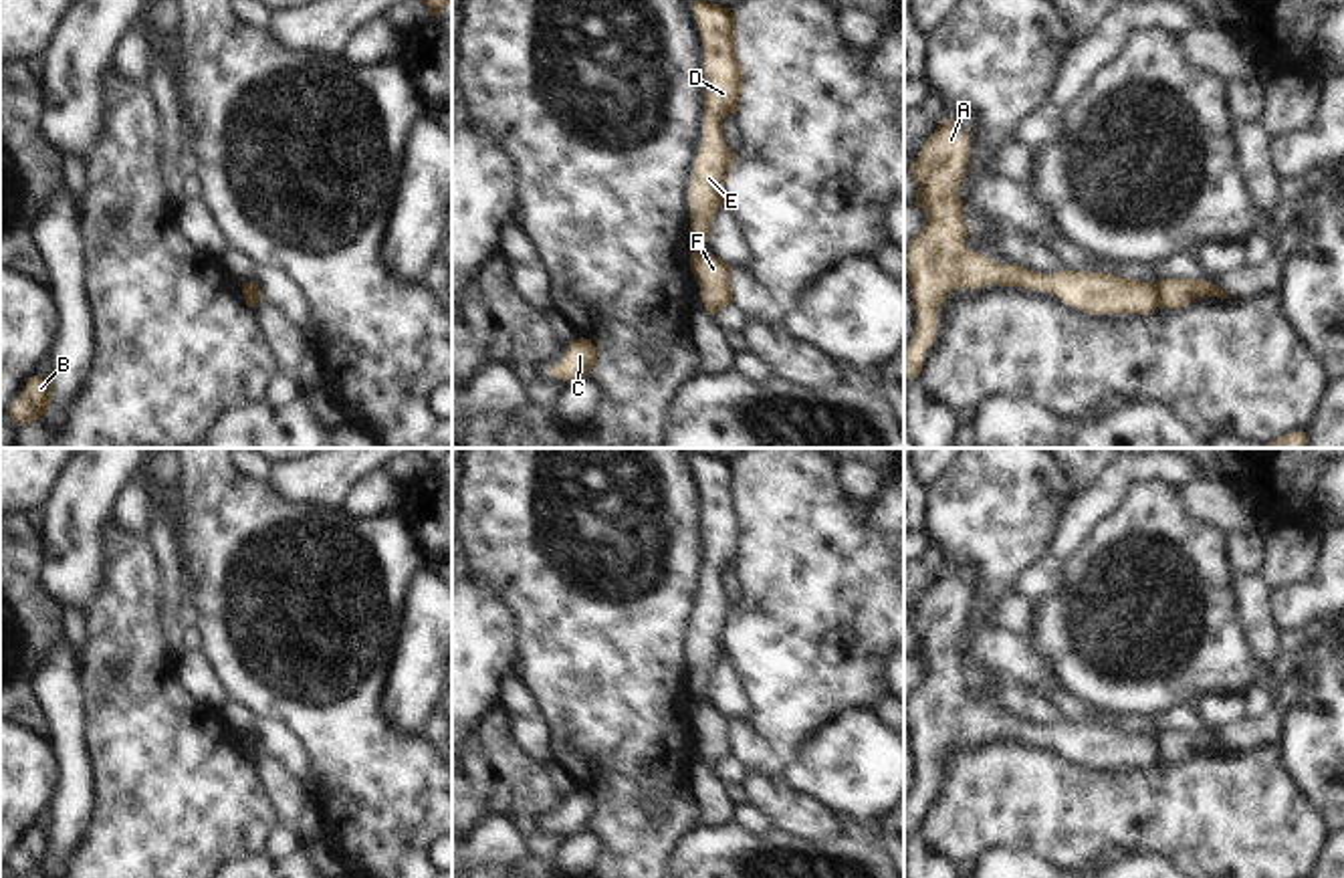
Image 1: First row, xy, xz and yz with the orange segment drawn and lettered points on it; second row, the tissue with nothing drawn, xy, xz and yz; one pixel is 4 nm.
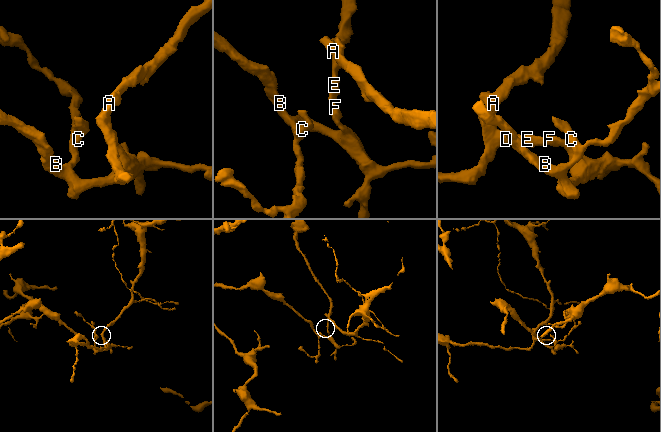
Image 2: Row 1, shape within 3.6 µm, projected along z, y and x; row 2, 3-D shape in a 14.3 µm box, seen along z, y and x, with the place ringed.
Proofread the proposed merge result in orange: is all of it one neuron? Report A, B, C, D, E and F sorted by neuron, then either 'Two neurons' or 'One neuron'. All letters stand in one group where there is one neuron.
Groups: A D E / B C F. Two neurons

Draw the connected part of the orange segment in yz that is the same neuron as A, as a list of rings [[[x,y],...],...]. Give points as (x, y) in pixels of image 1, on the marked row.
[[[942,117],[908,166],[918,186],[914,206],[926,212],[926,220],[904,248],[904,272],[916,311],[916,329],[904,349],[904,381],[920,375],[926,349],[934,339],[938,305],[955,289],[985,285],[1041,289],[1088,315],[1146,315],[1158,307],[1158,285],[1152,283],[1088,270],[1041,275],[1017,264],[999,264],[969,250],[965,204],[959,198],[967,161],[967,131]]]

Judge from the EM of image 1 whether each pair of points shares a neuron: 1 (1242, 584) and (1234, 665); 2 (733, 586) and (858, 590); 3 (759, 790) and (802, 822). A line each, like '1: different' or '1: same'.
1: different
2: different
3: same

